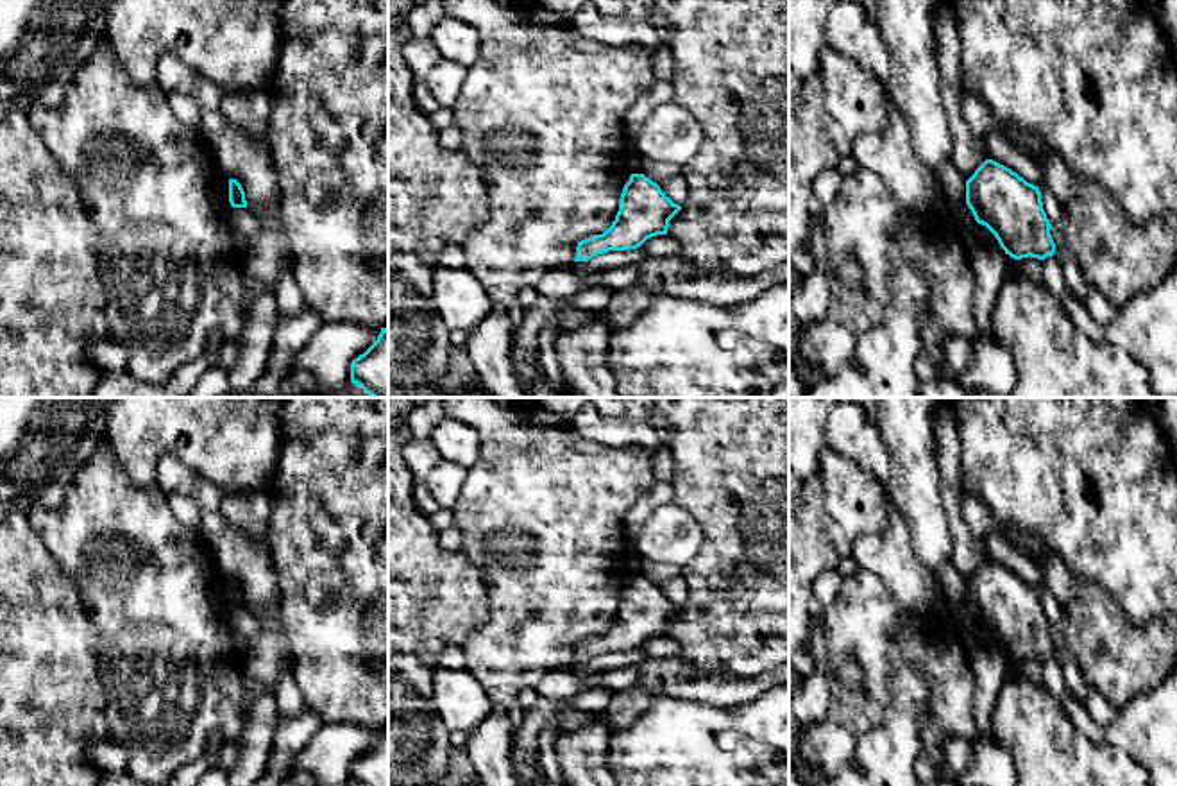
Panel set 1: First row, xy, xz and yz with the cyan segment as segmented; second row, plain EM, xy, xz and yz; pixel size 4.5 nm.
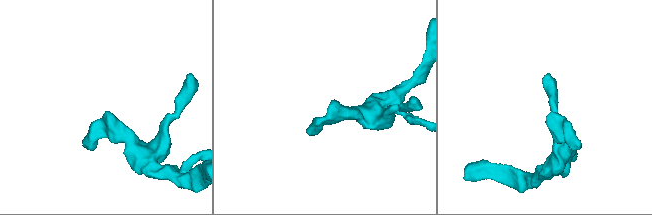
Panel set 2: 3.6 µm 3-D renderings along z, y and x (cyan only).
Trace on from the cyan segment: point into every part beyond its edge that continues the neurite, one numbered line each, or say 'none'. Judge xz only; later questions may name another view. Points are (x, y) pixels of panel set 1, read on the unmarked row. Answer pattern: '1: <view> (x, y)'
none

